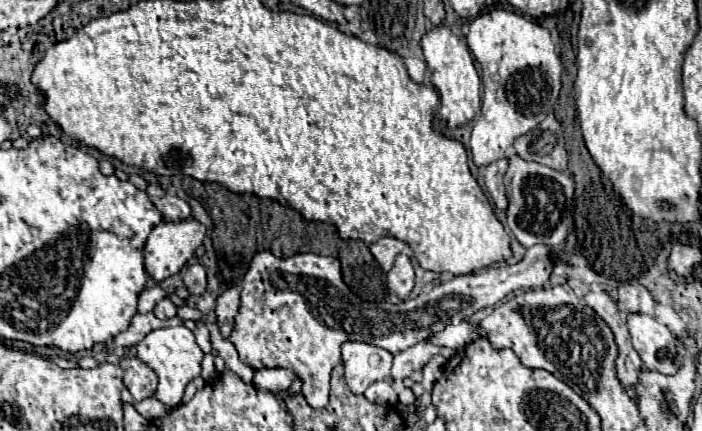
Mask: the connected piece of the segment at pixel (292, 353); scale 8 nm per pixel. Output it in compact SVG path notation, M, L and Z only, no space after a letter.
M534 245L526 249L524 259L514 265L488 267L482 273L460 275L434 285L414 299L392 305L390 301L366 303L356 297L342 281L340 261L336 257L298 253L280 259L270 251L262 251L254 255L242 277L242 299L230 341L240 361L252 369L292 369L302 381L304 399L318 409L328 403L331 372L340 363L340 345L344 341L362 341L390 353L400 353L442 331L456 313L458 321L462 321L472 317L478 309L496 305L504 295L520 287L542 287L552 273L552 265L552 251L546 245Z

